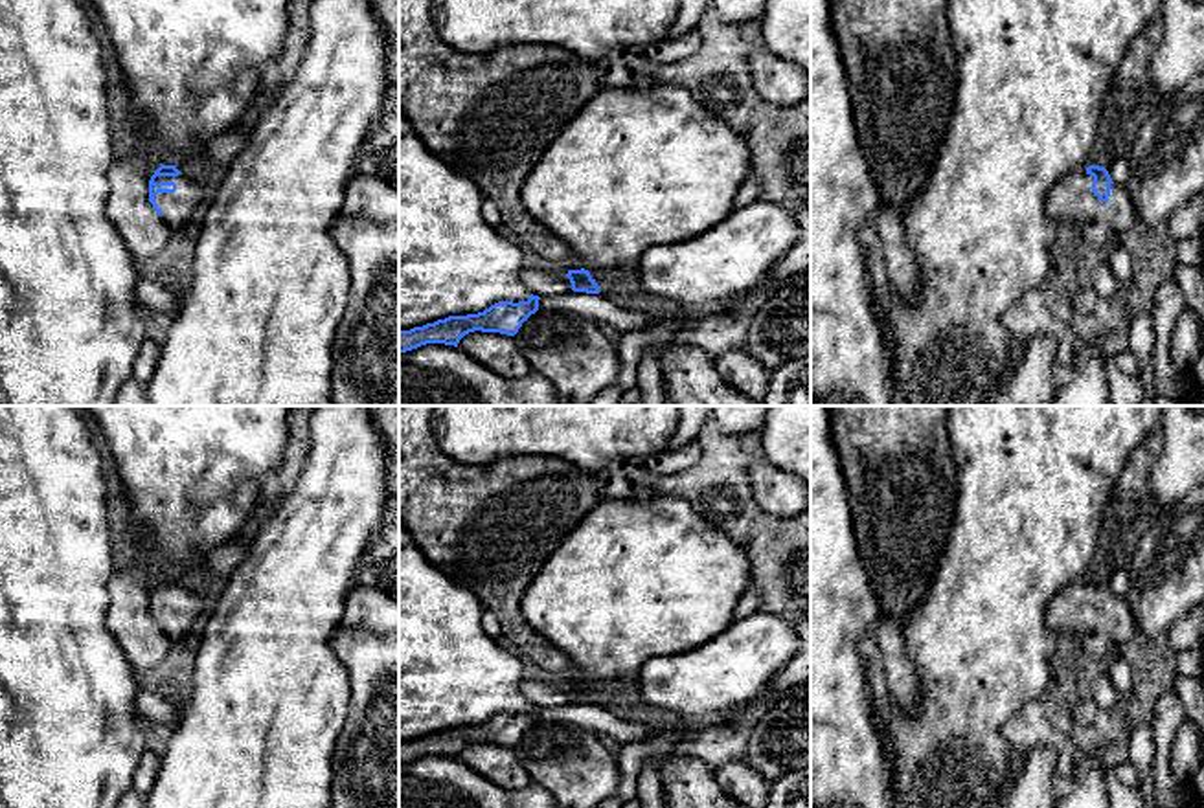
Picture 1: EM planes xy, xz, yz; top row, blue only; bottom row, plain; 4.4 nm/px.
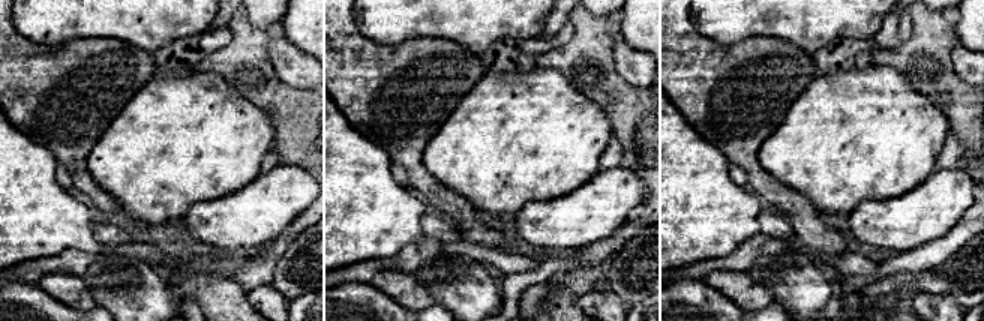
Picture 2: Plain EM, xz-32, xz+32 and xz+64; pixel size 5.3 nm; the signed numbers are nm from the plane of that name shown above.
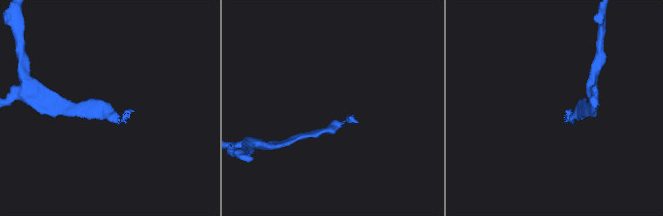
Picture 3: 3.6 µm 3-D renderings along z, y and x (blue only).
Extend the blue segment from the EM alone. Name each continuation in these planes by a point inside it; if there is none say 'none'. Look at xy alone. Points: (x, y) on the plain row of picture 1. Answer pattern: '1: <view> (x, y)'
1: xy (177, 619)

